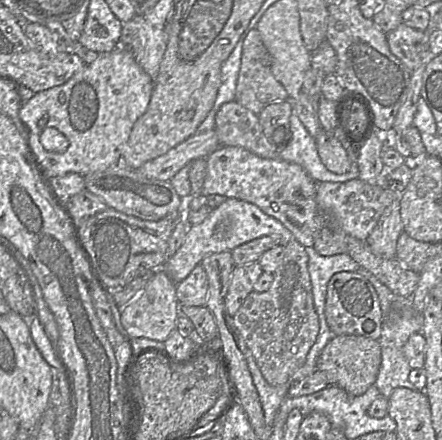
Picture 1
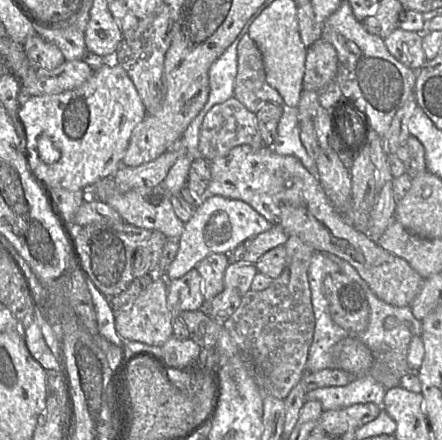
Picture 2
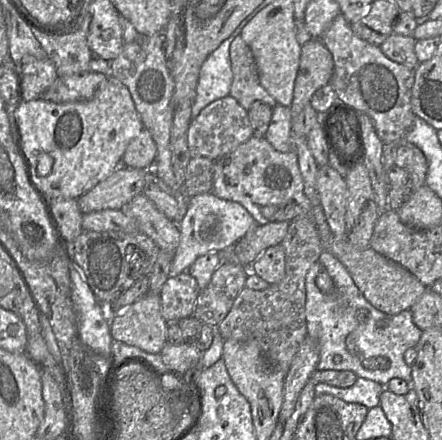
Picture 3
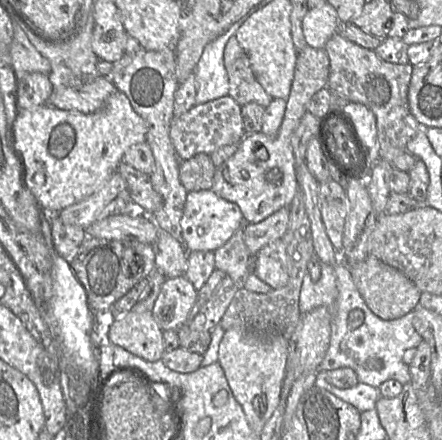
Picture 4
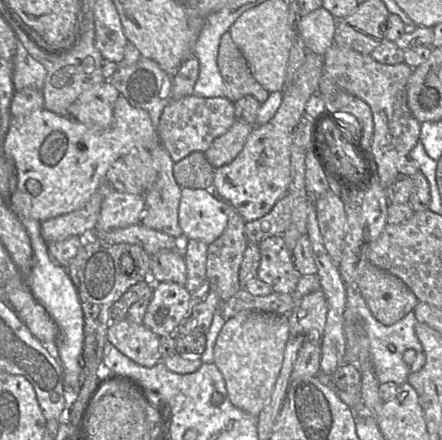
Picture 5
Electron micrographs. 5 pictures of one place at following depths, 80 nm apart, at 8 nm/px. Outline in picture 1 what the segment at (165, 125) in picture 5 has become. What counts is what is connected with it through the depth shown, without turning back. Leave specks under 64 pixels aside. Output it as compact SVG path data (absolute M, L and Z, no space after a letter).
M236 100L219 108L214 130L220 146L239 146L262 158L279 159L279 153L262 131L258 115Z

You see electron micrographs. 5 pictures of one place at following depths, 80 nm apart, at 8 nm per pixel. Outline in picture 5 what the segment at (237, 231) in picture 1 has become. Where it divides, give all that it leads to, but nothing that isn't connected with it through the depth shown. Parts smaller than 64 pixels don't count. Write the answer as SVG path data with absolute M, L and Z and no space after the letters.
M181 189L178 210L178 223L182 229L183 239L197 239L206 244L215 241L225 230L230 204L217 198L207 189Z

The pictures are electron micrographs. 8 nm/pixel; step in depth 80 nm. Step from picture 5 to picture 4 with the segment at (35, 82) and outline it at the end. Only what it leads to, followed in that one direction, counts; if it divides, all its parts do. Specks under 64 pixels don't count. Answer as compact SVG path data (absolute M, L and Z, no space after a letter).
M13 23L10 63L17 80L33 72L46 75L51 72L49 60L33 46L25 31L17 23Z

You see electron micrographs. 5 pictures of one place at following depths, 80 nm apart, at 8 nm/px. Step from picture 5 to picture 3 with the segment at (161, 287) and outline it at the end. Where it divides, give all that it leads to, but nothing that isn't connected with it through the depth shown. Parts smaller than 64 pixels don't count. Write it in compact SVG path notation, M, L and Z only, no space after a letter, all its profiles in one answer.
M187 271L169 276L160 291L164 319L167 322L178 322L192 316L200 291L196 279Z

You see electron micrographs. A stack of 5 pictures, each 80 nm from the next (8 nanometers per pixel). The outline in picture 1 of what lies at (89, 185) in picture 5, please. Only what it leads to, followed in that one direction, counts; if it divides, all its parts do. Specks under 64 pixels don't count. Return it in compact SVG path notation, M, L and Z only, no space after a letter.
M118 46L110 52L100 53L93 63L85 65L63 85L38 92L22 102L19 118L28 132L28 145L50 178L69 173L86 176L114 167L134 124L147 110L153 88L154 80L127 50Z

